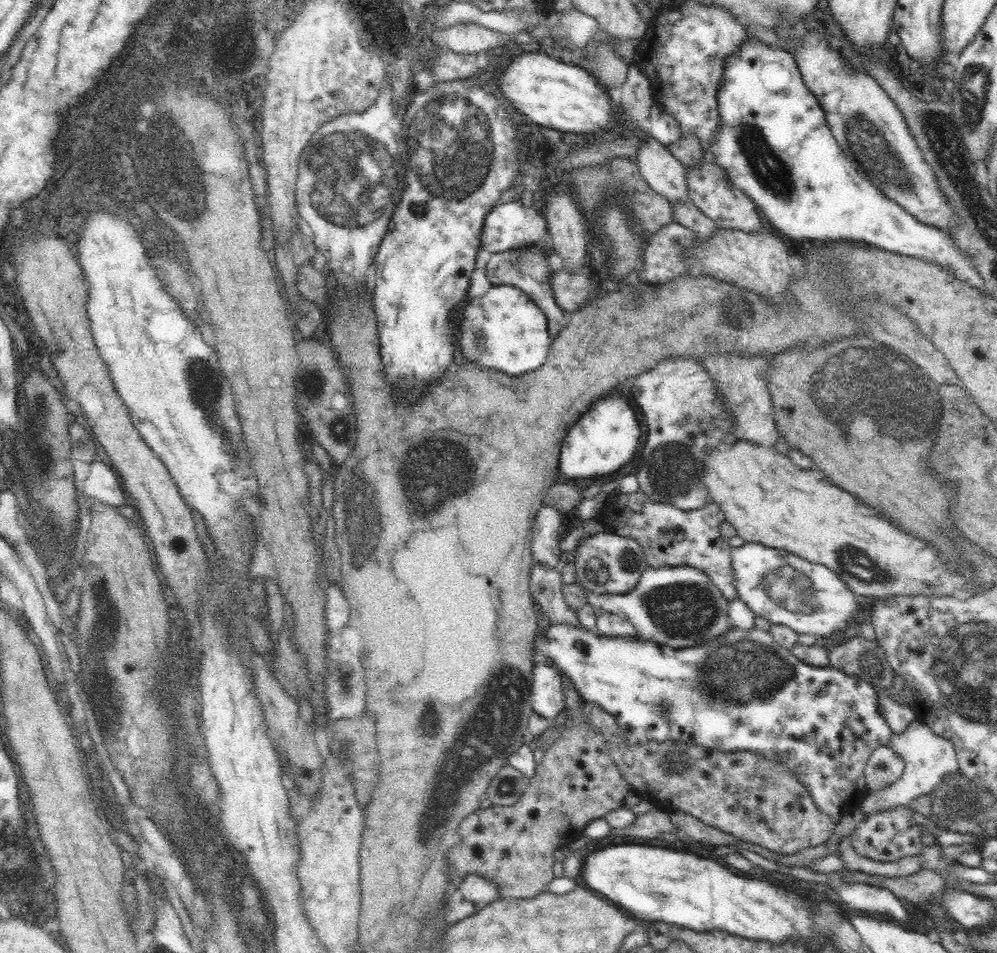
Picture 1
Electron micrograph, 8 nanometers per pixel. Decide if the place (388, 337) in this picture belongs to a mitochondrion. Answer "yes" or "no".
no

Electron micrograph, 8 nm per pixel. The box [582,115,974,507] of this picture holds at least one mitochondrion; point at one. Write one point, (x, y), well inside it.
(851, 409)

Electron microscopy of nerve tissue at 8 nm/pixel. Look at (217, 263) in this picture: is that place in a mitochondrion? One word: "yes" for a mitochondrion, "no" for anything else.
no

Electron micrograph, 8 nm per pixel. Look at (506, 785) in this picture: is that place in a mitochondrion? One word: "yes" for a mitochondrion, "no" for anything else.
yes

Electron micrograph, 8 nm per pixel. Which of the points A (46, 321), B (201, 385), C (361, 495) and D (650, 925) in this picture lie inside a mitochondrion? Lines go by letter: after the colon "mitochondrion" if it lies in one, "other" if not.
A: mitochondrion
B: mitochondrion
C: mitochondrion
D: other

